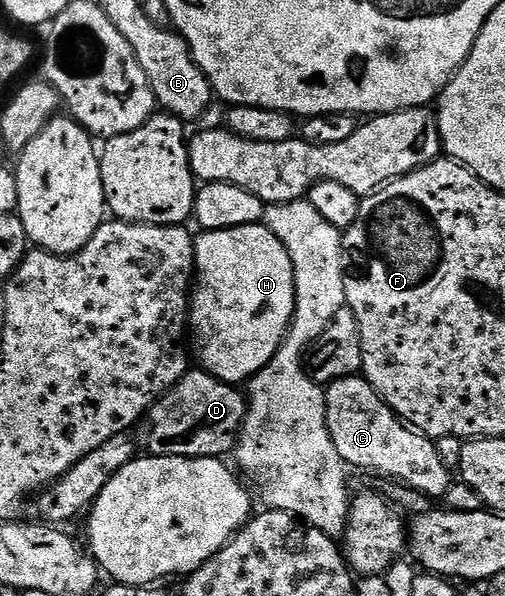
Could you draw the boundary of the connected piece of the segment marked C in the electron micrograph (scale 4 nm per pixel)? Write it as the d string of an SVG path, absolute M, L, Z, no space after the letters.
M361 375L345 377L325 386L326 422L332 447L347 466L391 477L426 497L445 498L452 484L451 466L440 459L437 444L426 434L401 421L386 400Z

